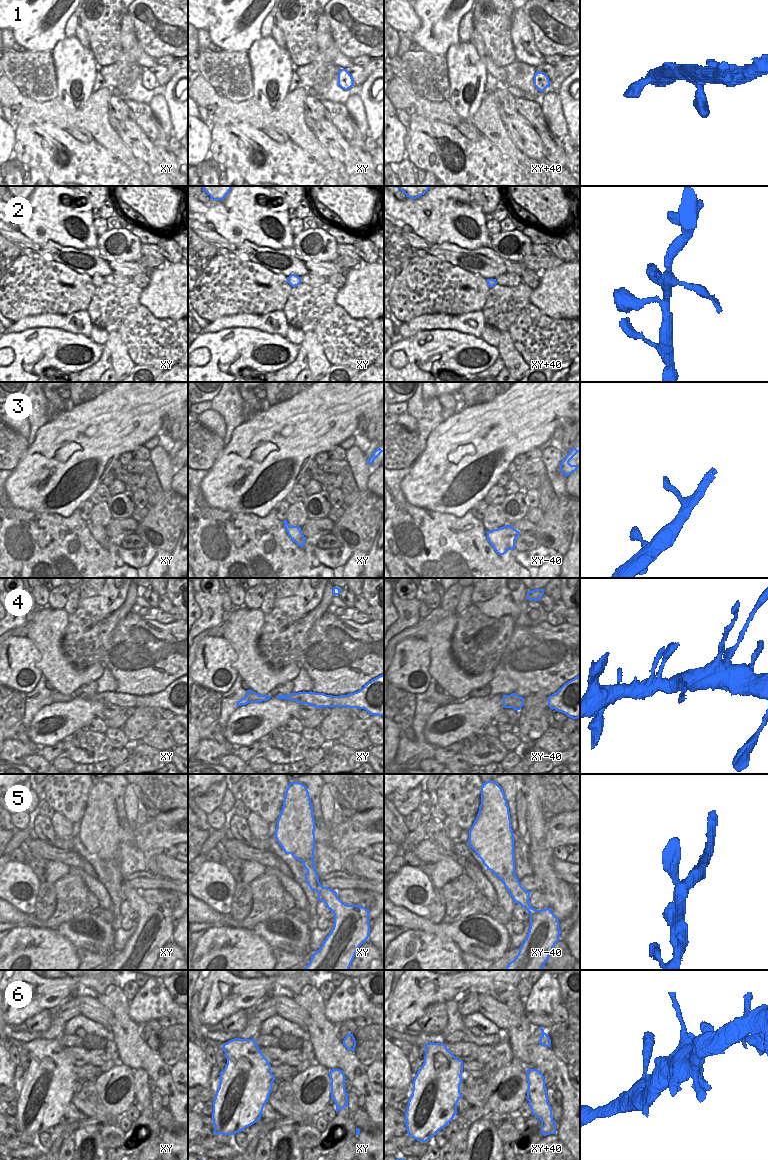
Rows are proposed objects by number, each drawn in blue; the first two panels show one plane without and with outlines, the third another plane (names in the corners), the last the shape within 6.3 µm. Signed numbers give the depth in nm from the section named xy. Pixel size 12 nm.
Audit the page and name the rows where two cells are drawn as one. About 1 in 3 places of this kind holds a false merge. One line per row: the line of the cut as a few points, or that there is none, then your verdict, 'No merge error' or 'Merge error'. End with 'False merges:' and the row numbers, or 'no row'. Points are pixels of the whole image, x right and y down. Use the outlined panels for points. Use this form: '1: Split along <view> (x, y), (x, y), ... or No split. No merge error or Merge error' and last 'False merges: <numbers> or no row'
1: No split. No merge error
2: No split. No merge error
3: No split. No merge error
4: Split along xy (329, 695), (334, 706). Merge error
5: No split. No merge error
6: No split. No merge error
False merges: 4

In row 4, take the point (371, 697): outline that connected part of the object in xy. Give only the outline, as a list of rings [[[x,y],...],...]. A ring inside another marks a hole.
[[[384,674],[372,679],[359,691],[331,697],[334,707],[366,710],[369,715],[384,716]]]

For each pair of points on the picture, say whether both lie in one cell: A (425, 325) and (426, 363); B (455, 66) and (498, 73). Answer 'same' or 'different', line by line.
A: different
B: different

